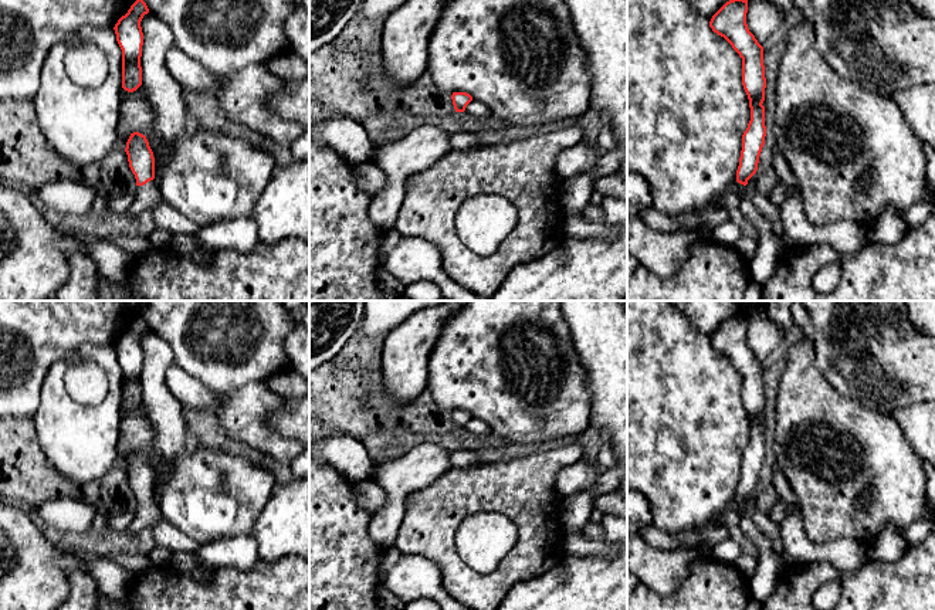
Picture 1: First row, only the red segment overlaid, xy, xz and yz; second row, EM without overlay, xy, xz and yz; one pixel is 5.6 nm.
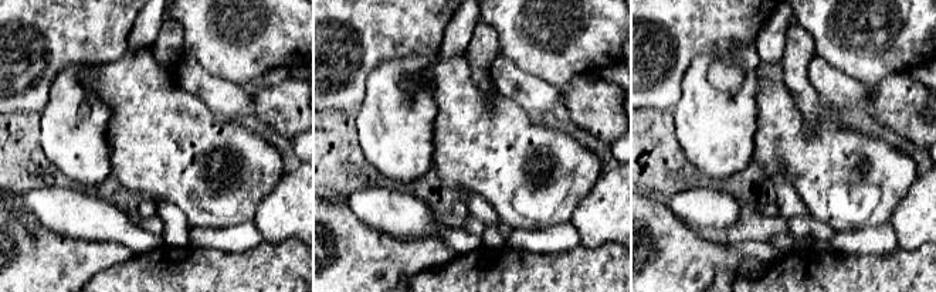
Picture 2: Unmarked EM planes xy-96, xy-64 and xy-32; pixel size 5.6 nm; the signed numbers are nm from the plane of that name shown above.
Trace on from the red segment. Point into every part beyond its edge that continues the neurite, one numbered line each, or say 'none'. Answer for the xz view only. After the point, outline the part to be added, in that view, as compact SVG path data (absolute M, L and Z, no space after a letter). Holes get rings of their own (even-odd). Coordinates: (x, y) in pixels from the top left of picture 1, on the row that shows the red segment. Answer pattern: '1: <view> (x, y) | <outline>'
none

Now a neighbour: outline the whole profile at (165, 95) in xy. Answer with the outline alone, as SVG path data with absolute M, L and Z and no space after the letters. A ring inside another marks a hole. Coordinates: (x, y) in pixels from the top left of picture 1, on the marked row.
M148 13L140 21L142 45L142 85L146 101L156 112L155 132L163 140L175 140L187 131L187 113L183 102L183 89L166 67L166 55L175 47L169 26Z

